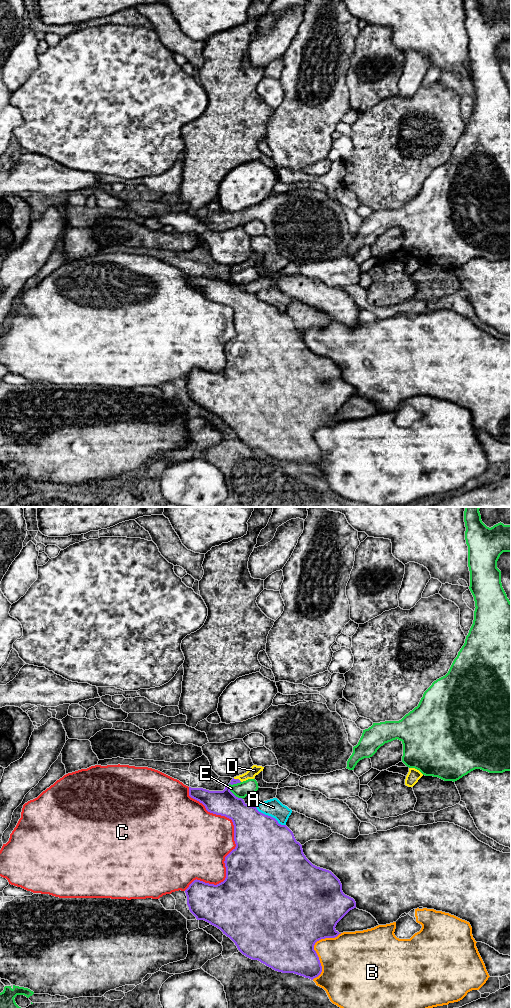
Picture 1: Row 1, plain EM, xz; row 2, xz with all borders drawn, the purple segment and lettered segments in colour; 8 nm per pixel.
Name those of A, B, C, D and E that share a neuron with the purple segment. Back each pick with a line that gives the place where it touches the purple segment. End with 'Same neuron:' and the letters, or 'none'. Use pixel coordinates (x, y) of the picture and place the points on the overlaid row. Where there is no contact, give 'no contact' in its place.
D: meets purple in xz at (237, 779)
Same neuron: D

